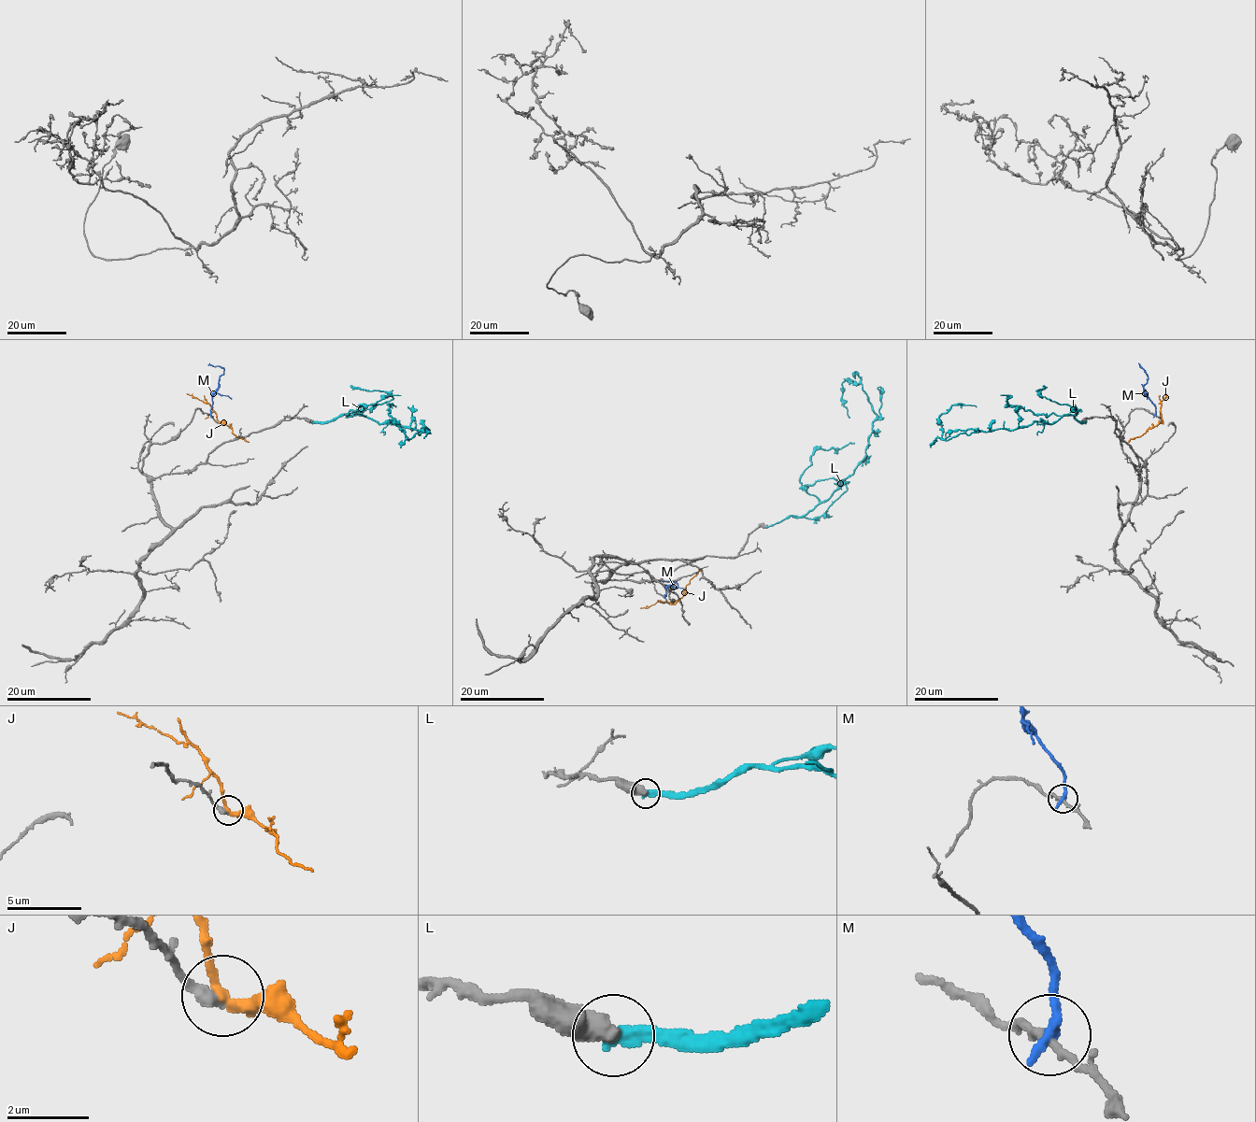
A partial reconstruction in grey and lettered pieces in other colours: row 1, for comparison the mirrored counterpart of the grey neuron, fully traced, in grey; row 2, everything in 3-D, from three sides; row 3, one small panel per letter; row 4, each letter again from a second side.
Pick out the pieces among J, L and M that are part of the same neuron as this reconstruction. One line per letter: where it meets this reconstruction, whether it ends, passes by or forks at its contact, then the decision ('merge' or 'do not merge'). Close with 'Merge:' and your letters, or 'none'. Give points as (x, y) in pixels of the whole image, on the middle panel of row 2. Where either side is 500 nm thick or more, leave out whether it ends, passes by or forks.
J: (672, 603) | it passes by | do not merge
L: (766, 526) | do not merge
M: (663, 597) | it ends | do not merge
Merge: none

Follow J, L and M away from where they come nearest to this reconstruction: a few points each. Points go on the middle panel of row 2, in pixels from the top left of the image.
J: (671, 603), (683, 595), (690, 580), (702, 570)
L: (766, 527), (812, 511), (865, 455), (876, 414), (863, 385), (849, 381), (842, 383), (849, 418)
M: (664, 596), (670, 585), (673, 589), (677, 585), (663, 579)

